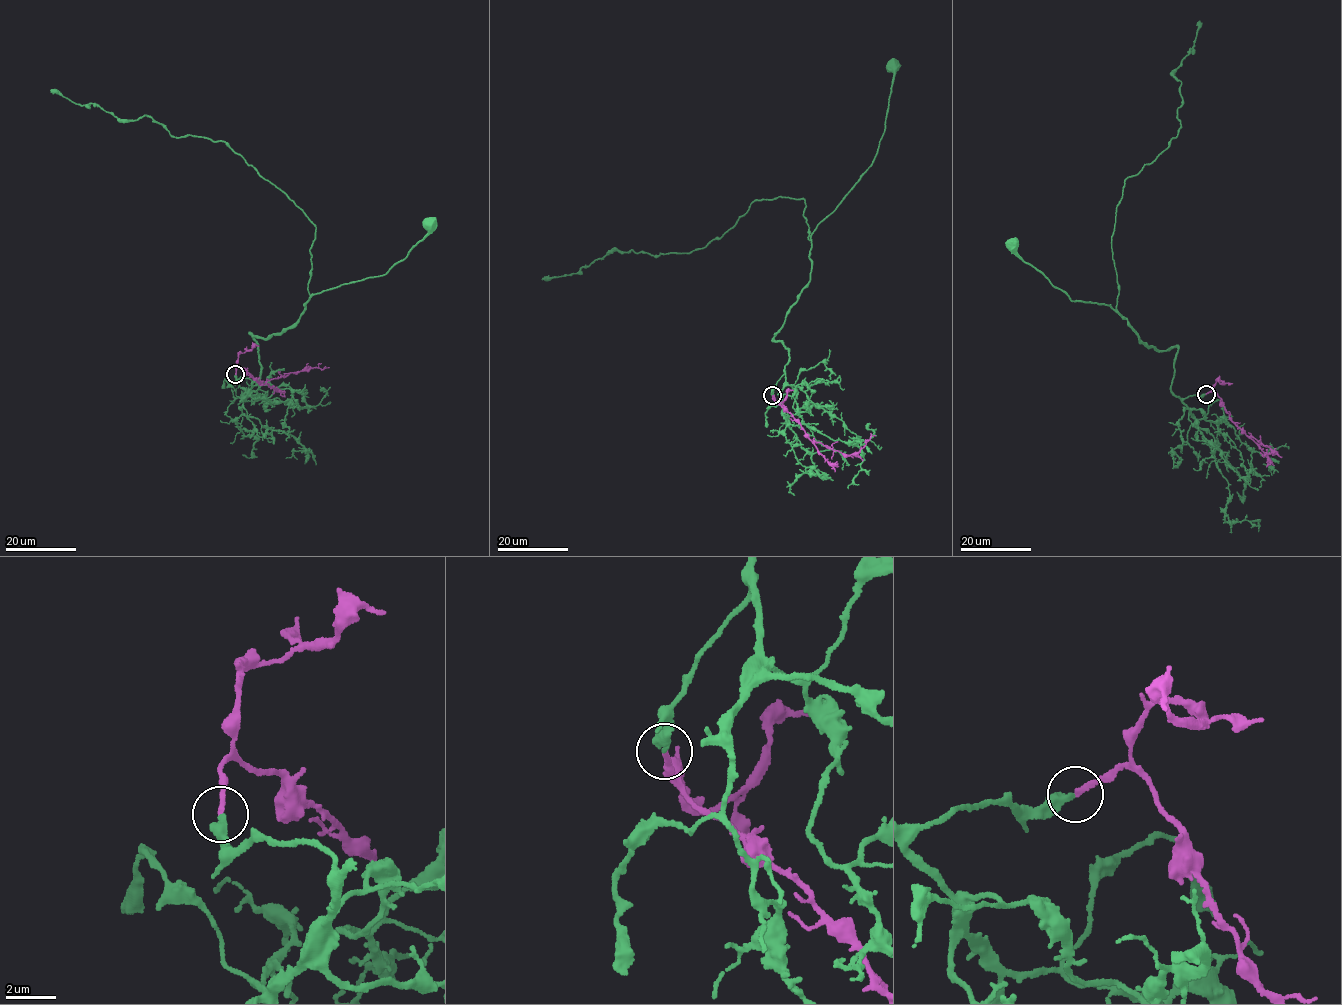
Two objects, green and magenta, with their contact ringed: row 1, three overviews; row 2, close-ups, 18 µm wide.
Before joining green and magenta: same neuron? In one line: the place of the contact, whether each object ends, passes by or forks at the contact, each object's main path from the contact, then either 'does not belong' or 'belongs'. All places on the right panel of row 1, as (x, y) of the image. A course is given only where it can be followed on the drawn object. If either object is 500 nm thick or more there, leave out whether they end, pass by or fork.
(1206, 394) | green ends | magenta ends | green via (1206, 394), (1176, 396), (1176, 346), (1147, 345), (1112, 307), (1070, 300), (1023, 261), (1014, 243) | magenta via (1206, 394), (1215, 391), (1229, 417), (1246, 435), (1269, 448), (1274, 454), (1262, 456) | belongs

